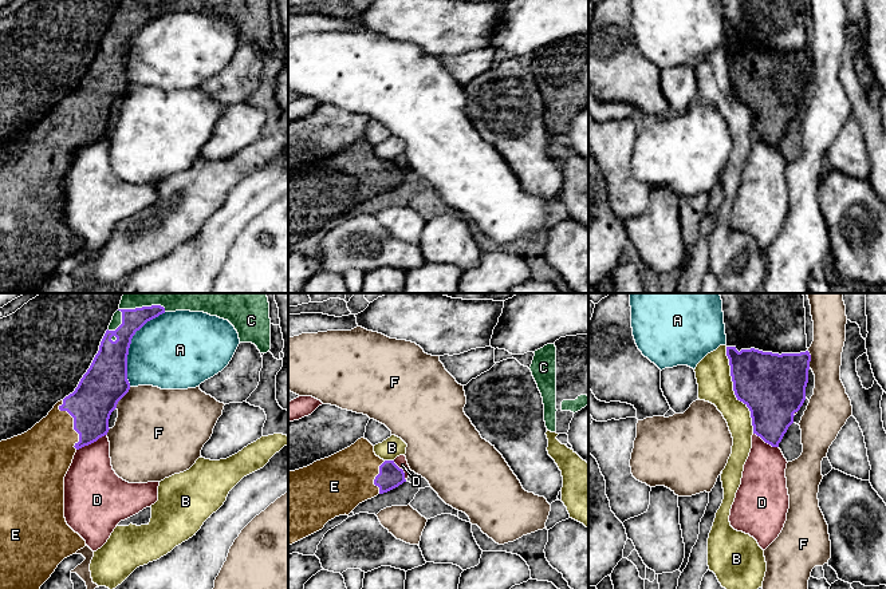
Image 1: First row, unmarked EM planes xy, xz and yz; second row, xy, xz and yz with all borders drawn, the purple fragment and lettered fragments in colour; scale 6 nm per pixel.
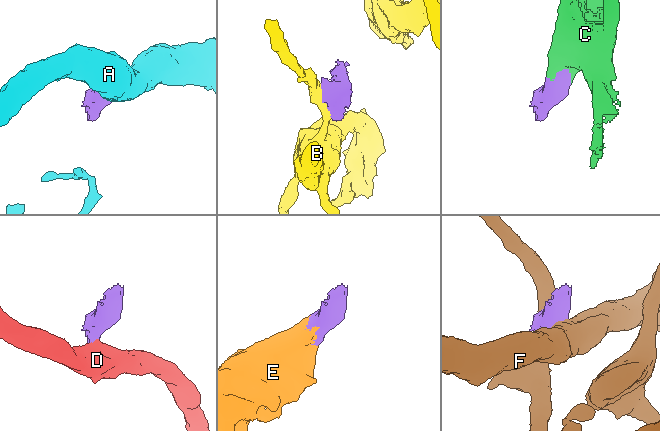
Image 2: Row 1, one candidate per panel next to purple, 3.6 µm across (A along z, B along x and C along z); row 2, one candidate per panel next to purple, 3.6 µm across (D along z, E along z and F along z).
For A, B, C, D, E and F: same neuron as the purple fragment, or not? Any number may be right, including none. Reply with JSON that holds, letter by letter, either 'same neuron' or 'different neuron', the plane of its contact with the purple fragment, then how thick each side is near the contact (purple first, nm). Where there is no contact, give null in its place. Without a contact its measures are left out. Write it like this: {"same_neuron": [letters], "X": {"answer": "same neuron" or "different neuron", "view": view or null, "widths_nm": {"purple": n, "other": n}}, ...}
{"same_neuron": ["C", "E"], "A": {"answer": "different neuron", "view": "xy", "widths_nm": {"purple": 240, "other": 440}}, "B": {"answer": "different neuron", "view": "yz", "widths_nm": {"purple": 400, "other": 200}}, "C": {"answer": "same neuron", "view": "xy", "widths_nm": {"purple": 140, "other": 80}}, "D": {"answer": "different neuron", "view": "xy", "widths_nm": {"purple": 260, "other": 320}}, "E": {"answer": "same neuron", "view": "xy", "widths_nm": {"purple": 260, "other": 340}}, "F": {"answer": "different neuron", "view": "xy", "widths_nm": {"purple": 260, "other": 440}}}

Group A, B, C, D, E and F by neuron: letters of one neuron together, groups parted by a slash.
A / B / C E / D / F

